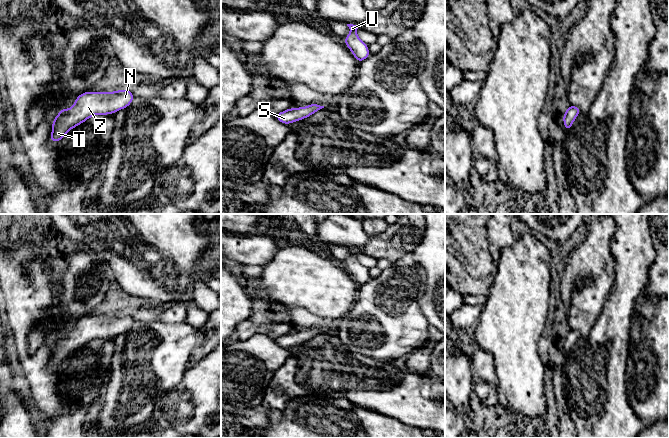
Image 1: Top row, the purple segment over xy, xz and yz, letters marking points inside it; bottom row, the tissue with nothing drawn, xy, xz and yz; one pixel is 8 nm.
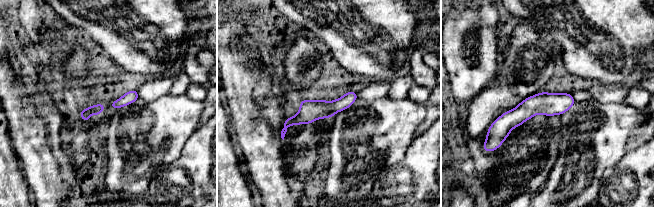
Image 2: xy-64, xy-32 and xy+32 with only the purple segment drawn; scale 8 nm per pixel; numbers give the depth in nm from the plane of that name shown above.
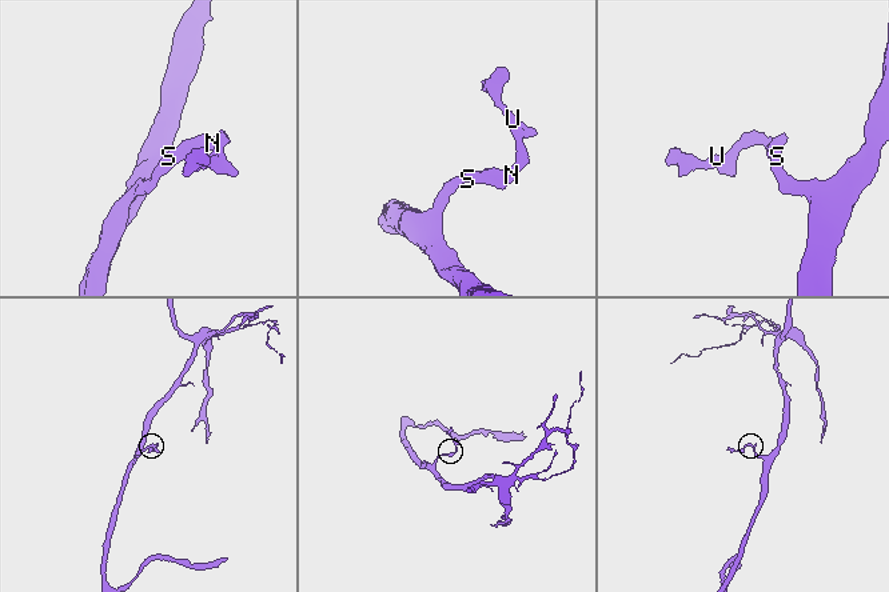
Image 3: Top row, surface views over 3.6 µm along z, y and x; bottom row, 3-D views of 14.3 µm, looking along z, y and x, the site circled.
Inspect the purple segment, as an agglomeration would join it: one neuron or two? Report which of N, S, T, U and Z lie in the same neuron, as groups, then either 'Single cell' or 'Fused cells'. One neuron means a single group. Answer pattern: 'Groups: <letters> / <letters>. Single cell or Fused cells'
Groups: N S T U Z. Single cell

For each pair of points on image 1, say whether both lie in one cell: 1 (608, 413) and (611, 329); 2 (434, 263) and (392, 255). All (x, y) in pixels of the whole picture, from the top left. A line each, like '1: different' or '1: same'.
1: same
2: different

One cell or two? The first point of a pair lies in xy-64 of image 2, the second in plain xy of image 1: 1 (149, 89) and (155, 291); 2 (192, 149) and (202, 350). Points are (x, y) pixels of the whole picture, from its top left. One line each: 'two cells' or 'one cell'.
1: two cells
2: two cells

